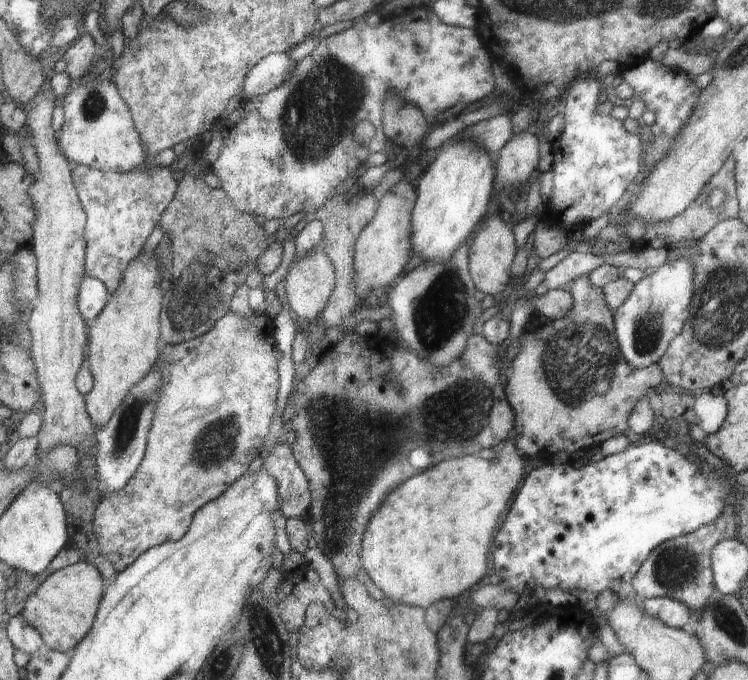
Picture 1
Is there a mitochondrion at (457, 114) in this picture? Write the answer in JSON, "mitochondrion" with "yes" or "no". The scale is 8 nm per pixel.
{"mitochondrion":"no"}

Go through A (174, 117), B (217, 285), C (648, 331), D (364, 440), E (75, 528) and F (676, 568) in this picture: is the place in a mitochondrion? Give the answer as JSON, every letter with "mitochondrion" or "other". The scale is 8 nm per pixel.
{"A":"other","B":"mitochondrion","C":"mitochondrion","D":"mitochondrion","E":"other","F":"mitochondrion"}

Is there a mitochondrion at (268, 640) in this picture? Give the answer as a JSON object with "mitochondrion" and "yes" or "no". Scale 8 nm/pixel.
{"mitochondrion":"yes"}

